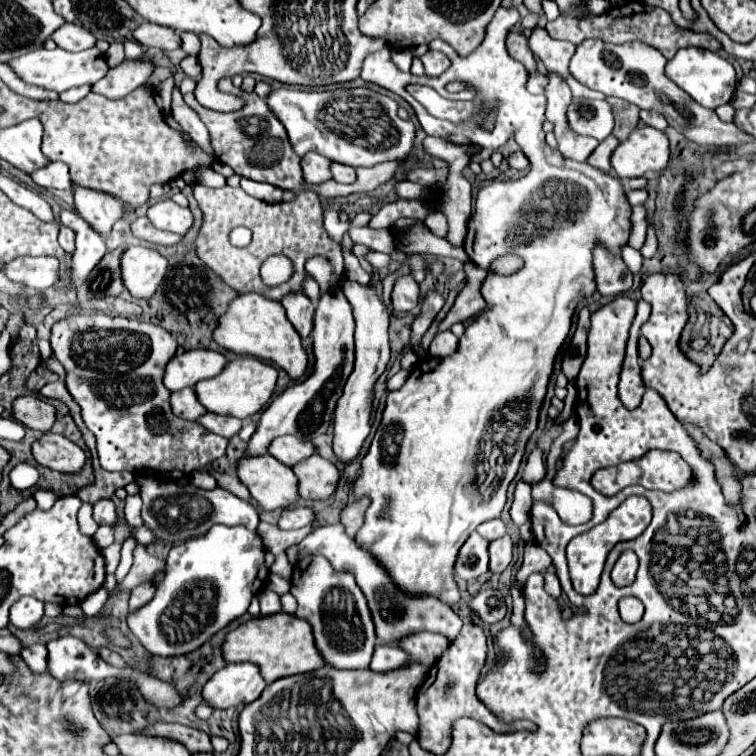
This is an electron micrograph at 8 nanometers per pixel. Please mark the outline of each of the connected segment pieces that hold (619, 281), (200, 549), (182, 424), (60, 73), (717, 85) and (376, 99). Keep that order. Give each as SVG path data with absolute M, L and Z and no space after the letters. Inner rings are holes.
M595 249L593 265L595 265L597 291L601 295L617 297L631 289L633 275L629 273L629 269L625 267L621 257L615 257L605 249Z
M213 525L203 537L171 547L163 583L157 585L155 597L145 607L129 613L129 629L151 655L191 653L247 611L263 561L265 547L255 531Z
M105 313L69 315L53 325L51 349L65 367L65 385L71 397L79 403L85 425L97 437L97 451L103 469L131 471L137 475L147 473L163 479L181 479L183 475L189 477L191 473L205 469L205 465L213 463L225 453L227 439L207 431L205 427L199 427L195 421L177 419L171 413L169 391L163 387L161 377L167 361L175 355L177 341L165 329Z
M41 47L37 51L31 51L27 55L21 55L21 57L13 59L13 61L9 61L9 65L27 83L33 83L33 85L39 85L39 87L45 87L45 89L53 89L57 93L67 91L71 87L85 85L85 83L87 85L93 85L93 83L97 83L109 71L109 65L105 61L105 55L97 47L79 51L79 53L65 51L65 49L59 49L59 47L53 49L53 51Z
M699 47L679 49L677 55L671 61L667 61L665 75L675 85L679 85L685 93L689 93L699 105L703 105L707 109L717 109L719 105L729 103L733 99L735 85L737 85L737 75L735 75L733 65L727 59L723 59L721 55L711 53L707 49L699 49Z
M275 89L269 107L287 127L291 145L297 155L317 151L327 159L353 168L370 165L370 161L407 161L413 153L415 127L397 115L397 103L371 89L335 89L335 91L297 91Z

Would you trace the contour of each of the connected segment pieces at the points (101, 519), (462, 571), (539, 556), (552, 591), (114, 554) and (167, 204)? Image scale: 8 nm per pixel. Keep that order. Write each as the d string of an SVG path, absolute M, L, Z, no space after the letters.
M99 499L95 505L93 505L93 519L99 523L99 525L115 525L115 503L111 499Z
M473 531L469 539L463 543L463 547L459 549L459 557L455 561L453 573L465 581L477 579L481 573L485 573L489 569L487 545L489 541Z
M527 543L525 545L525 559L523 559L523 565L517 573L517 579L521 583L525 583L525 579L535 573L535 571L545 571L549 569L551 565L551 557L537 545L537 543Z
M547 571L543 577L545 577L545 591L557 599L561 595L561 585L559 585L557 575L553 571Z
M113 543L107 549L103 549L103 557L105 557L105 569L107 573L115 573L117 565L119 565L119 553L121 553L121 545Z
M171 199L151 203L147 209L147 217L155 227L165 229L165 231L173 231L179 235L185 235L193 223L191 211L175 205Z

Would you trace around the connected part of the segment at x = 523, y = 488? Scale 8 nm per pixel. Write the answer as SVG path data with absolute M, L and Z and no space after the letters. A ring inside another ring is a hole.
M523 481L517 483L517 489L515 489L515 501L511 505L511 521L521 527L523 523L529 521L529 509L531 509L531 487Z

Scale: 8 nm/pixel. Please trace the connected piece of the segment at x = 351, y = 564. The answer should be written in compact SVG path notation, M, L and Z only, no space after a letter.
M341 523L319 527L313 533L309 533L299 545L287 549L287 557L291 563L303 559L305 555L323 555L325 559L331 561L335 571L349 571L355 577L357 585L363 589L363 595L367 597L367 605L371 609L371 617L375 625L375 635L383 643L399 641L399 637L407 637L407 633L419 633L419 631L437 631L447 635L449 641L453 641L463 625L463 621L455 615L455 611L449 605L441 603L437 597L411 595L399 589L391 579L391 575L387 573L387 569L383 569L383 565L379 565L379 561L375 561L371 553L359 549L359 545L355 545L355 539L347 537L345 527Z

